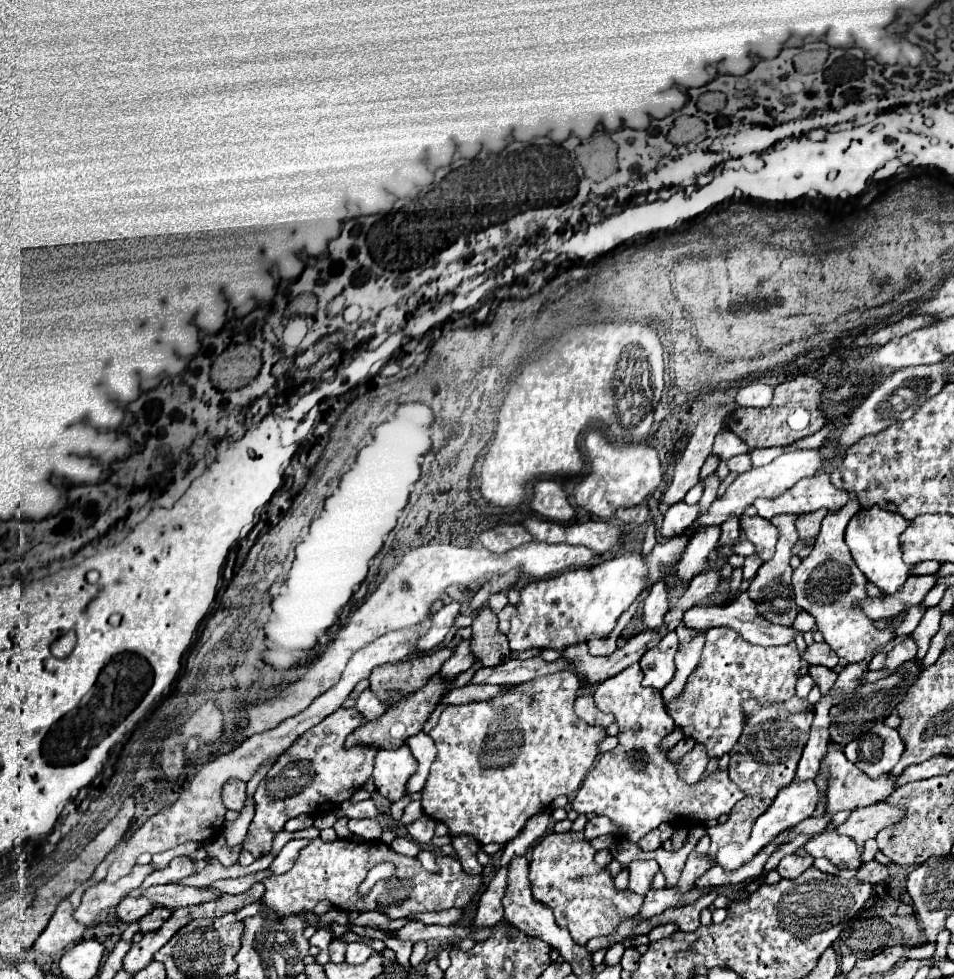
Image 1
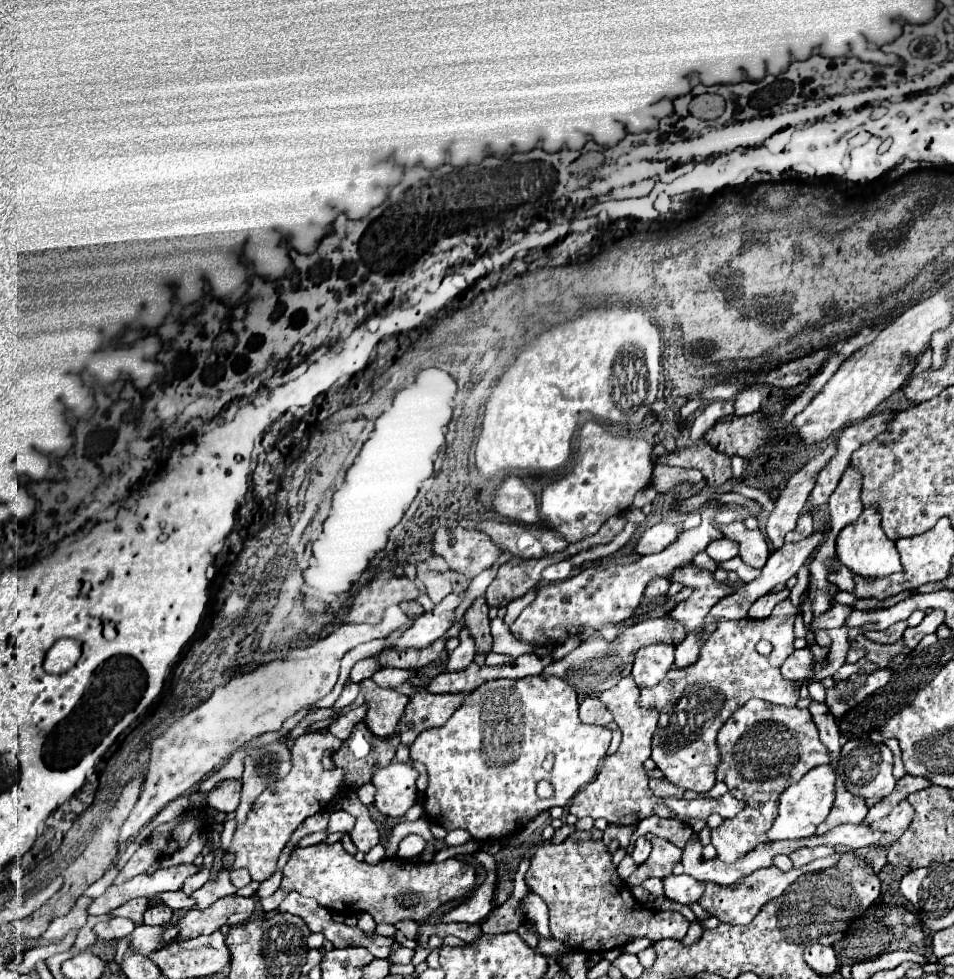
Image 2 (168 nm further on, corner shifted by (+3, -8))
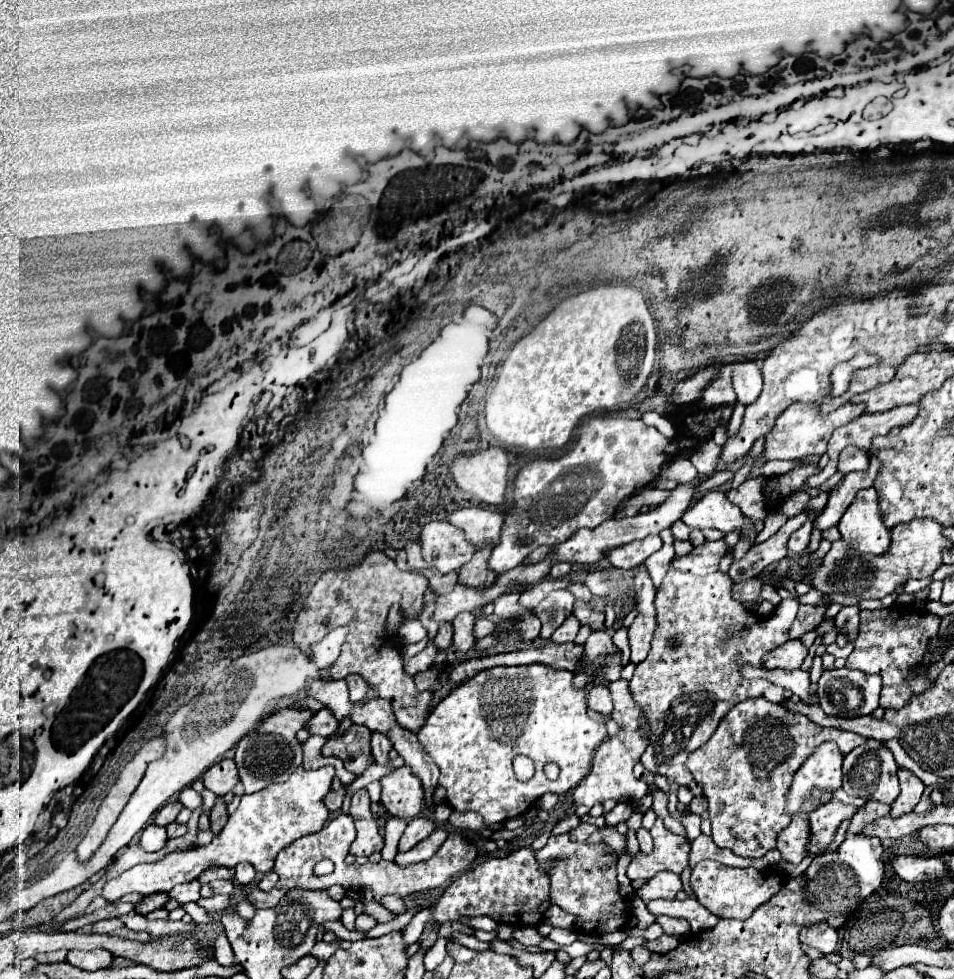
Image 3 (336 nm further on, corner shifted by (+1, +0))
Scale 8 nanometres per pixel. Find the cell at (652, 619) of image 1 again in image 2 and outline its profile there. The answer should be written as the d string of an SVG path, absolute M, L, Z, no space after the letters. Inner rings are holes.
M653 577L651 579L651 585L647 585L647 591L645 591L645 599L647 601L655 601L659 597L663 597L669 589L669 581L665 577Z

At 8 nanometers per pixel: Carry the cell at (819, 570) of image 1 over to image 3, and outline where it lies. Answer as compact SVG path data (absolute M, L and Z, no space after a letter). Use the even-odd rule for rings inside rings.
M847 447L841 455L839 455L839 465L837 465L837 471L847 475L855 469L865 469L869 467L869 457L867 457L867 451L863 449L857 449L857 447Z

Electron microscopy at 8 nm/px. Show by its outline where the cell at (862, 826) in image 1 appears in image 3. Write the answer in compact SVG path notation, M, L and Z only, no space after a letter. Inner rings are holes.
M899 769L899 785L901 785L901 793L897 797L897 801L891 805L891 813L893 817L911 813L913 807L919 803L925 785L919 781L919 777L915 773L911 773L909 769Z

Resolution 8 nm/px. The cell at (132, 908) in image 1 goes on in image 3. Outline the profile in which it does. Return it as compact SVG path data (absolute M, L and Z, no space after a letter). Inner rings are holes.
M103 919L103 921L97 921L97 923L89 923L85 925L81 931L83 933L113 933L115 929L121 929L123 923L121 919Z

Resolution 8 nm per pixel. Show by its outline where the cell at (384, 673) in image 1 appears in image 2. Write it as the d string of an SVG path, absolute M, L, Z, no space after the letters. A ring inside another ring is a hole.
M373 679L361 681L359 689L365 697L365 703L369 705L365 719L369 731L381 739L393 737L397 731L397 723L403 715L403 709L407 705L407 697L393 689L377 687Z

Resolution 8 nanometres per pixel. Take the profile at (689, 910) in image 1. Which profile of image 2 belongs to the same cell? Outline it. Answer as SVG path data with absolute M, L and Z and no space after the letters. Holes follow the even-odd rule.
M573 831L567 841L559 845L545 843L535 851L525 883L547 903L553 937L575 951L599 955L637 937L649 937L653 943L661 939L681 941L689 921L681 913L641 905L625 883L621 891L621 879L611 857L603 841L591 839L591 831Z

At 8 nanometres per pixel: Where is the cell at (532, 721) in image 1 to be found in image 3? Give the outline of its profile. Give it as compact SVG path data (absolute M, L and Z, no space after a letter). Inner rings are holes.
M545 665L525 667L491 667L477 673L473 679L455 687L431 713L421 731L419 743L431 755L441 769L439 785L445 787L447 805L453 811L475 811L483 817L485 825L495 825L513 817L525 815L535 807L545 793L565 795L571 787L577 787L591 771L595 749L607 739L603 723L587 717L585 691L573 687L573 673L565 669L551 669ZM515 755L527 755L535 763L535 775L527 781L519 781L513 773L511 761ZM553 761L561 767L561 775L549 781L543 773L543 765Z

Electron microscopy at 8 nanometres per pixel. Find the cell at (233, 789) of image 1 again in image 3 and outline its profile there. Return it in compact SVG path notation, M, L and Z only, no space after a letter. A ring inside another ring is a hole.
M223 759L217 765L213 765L203 775L203 783L209 791L213 791L217 797L223 797L225 793L233 791L239 783L239 773L233 759Z

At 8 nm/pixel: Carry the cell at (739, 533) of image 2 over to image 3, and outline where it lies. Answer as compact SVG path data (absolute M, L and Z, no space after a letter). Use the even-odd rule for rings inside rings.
M709 491L699 501L695 501L695 505L685 511L681 521L691 529L713 527L723 533L743 531L745 527L745 517L741 509L733 505L721 491Z

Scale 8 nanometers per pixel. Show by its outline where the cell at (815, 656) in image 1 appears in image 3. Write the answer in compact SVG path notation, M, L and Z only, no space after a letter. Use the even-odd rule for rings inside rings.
M791 639L787 643L783 643L781 647L777 647L775 651L771 651L769 655L763 657L763 663L769 669L785 669L785 671L793 671L799 669L807 657L807 647L799 641L799 639Z

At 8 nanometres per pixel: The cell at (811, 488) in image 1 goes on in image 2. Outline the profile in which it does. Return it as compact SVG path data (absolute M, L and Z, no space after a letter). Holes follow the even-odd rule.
M805 515L805 517L801 517L801 519L797 521L795 531L791 531L791 533L785 537L785 541L787 541L787 543L795 543L795 541L801 541L801 539L805 539L805 537L809 537L809 535L811 535L811 515Z

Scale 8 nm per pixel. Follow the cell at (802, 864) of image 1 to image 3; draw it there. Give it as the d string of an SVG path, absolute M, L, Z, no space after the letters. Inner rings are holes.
M701 861L691 871L691 889L697 901L717 917L727 917L727 919L749 919L759 905L763 905L781 889L781 885L783 885L783 875L775 867L757 871L753 867L739 869L721 865L719 861Z

